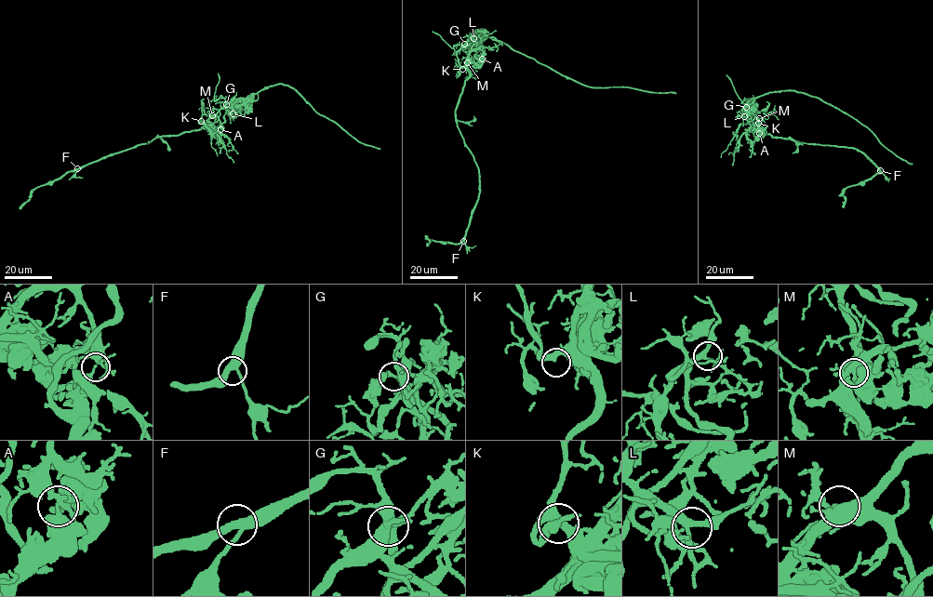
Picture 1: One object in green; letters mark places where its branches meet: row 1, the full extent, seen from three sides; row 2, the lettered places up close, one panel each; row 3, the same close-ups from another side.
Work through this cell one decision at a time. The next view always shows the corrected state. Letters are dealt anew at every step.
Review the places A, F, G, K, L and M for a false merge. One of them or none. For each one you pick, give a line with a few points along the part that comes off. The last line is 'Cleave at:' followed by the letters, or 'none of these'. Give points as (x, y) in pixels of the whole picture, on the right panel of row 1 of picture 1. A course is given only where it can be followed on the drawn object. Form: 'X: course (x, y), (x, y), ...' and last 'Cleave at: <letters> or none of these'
A: course (759, 133), (756, 139), (748, 110), (753, 100), (772, 92), (795, 91), (846, 112), (912, 165)
Cleave at: A

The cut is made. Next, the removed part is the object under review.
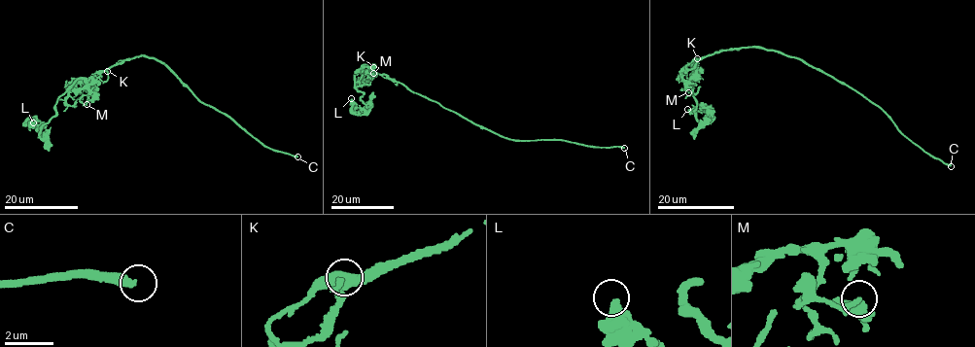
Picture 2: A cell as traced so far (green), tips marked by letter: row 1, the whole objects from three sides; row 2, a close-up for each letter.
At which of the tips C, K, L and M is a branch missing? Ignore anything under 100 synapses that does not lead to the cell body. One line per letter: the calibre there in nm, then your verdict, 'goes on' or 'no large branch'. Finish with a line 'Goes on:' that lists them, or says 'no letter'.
C: 360 nm thick; goes on
K: 110 nm thick; no large branch
L: 500 nm thick; no large branch
M: 110 nm thick; no large branch
Goes on: C

